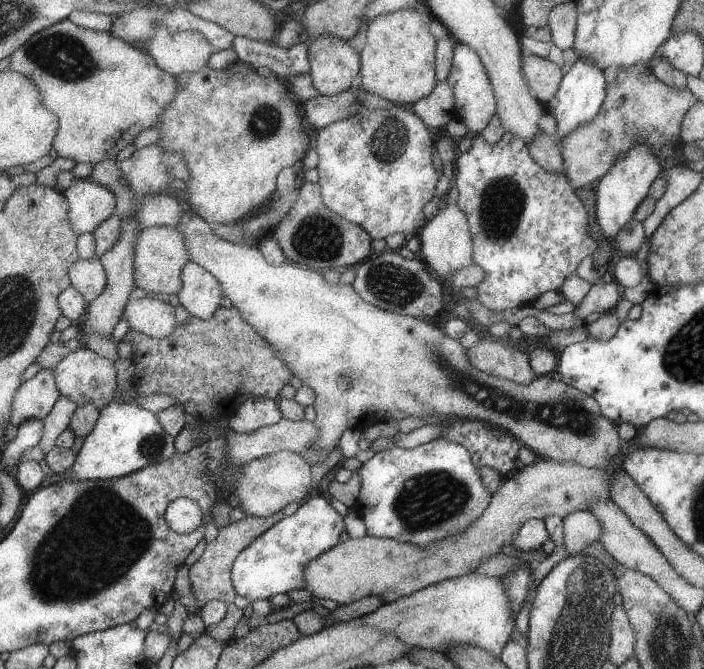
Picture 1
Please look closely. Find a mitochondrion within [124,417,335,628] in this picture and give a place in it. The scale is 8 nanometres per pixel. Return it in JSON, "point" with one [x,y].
{"point":[150,448]}

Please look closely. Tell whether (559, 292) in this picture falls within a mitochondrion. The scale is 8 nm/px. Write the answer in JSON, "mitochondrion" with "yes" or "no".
{"mitochondrion":"no"}

